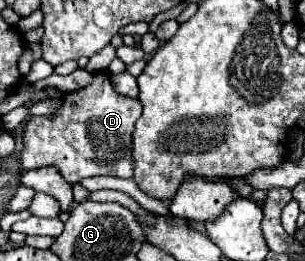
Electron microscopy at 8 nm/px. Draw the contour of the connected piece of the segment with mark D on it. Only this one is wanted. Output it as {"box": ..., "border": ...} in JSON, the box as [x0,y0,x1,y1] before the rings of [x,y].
{"box":[21,73,141,185],"border":[[[95,73],[91,85],[63,97],[63,105],[55,117],[29,119],[25,129],[25,149],[21,153],[23,169],[55,165],[71,185],[93,175],[133,177],[133,155],[129,153],[141,109],[137,99],[121,97],[113,91],[107,73]]]}

